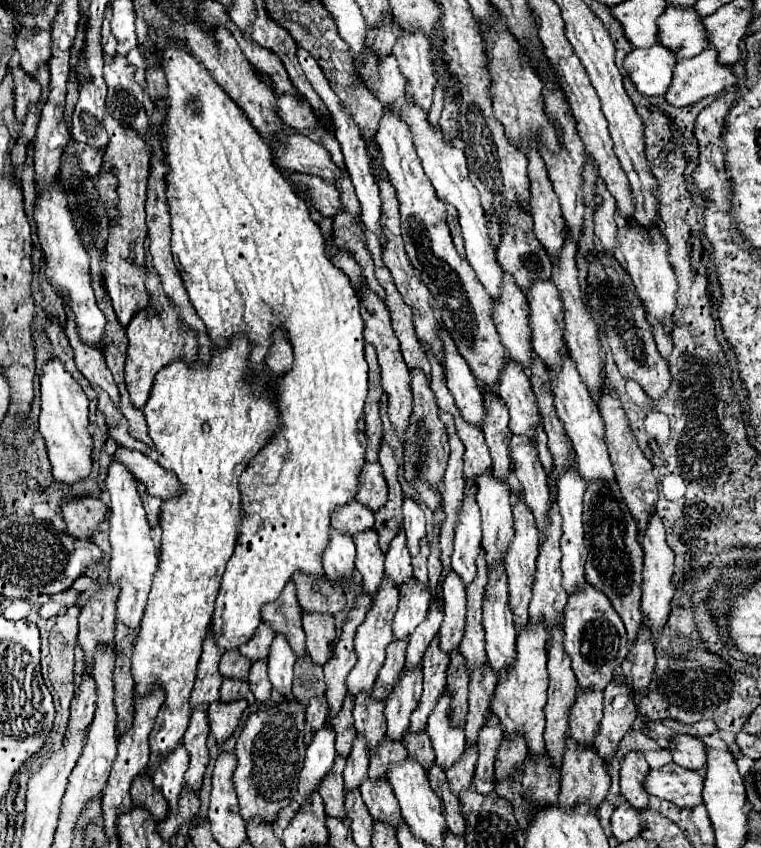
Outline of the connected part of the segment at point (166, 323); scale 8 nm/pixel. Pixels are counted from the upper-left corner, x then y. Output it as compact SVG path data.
M164 299L162 315L150 315L150 305L142 311L136 311L128 329L128 359L126 359L126 385L130 391L130 399L136 407L142 407L148 401L150 387L154 381L154 375L170 363L170 359L182 357L184 361L194 361L198 345L194 343L194 335L190 331L182 331L178 327L178 315L174 315L174 309L170 307L170 301Z

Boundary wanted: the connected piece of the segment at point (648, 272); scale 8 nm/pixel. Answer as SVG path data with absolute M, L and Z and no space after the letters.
M634 223L632 227L624 225L618 231L618 241L620 241L620 249L626 261L626 271L632 277L632 283L644 303L644 311L646 311L646 319L650 323L652 329L656 327L664 327L664 323L670 323L674 311L676 311L676 293L678 293L678 283L676 283L676 275L670 267L668 261L668 243L664 239L664 235L660 231L652 231L652 235L648 235Z

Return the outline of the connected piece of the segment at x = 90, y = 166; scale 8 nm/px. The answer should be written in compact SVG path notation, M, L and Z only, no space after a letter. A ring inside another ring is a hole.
M84 147L82 155L80 155L80 163L82 163L82 169L90 175L98 175L100 171L100 165L102 165L102 151L96 149L96 147Z

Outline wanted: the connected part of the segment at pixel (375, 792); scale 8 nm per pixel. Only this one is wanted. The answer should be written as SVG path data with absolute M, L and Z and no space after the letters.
M368 779L366 783L362 783L360 793L362 793L362 801L366 803L374 821L380 821L380 823L386 823L386 825L398 829L402 815L400 815L398 799L394 797L390 783L386 783L386 781L372 783Z

